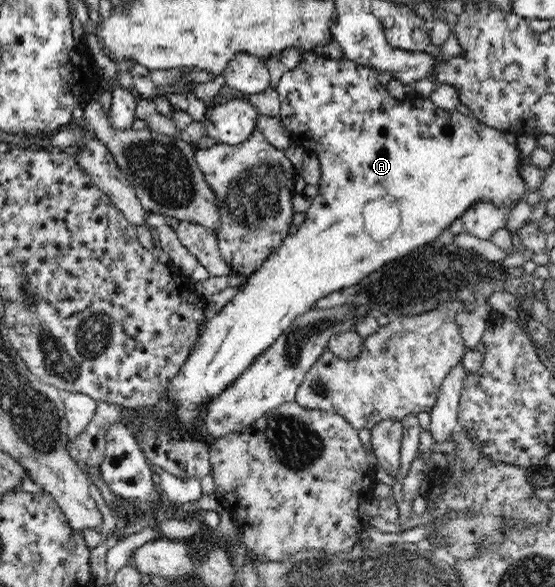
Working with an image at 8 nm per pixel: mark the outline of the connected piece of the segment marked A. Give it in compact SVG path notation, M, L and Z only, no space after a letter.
M311 52L303 53L299 64L295 68L291 70L283 69L283 74L276 87L281 102L280 119L283 126L288 128L291 141L295 140L297 146L301 146L306 152L317 155L321 168L321 179L318 185L319 194L313 198L309 210L305 213L306 218L298 227L297 232L287 236L279 249L275 250L274 254L269 255L265 262L250 275L246 285L214 318L206 321L206 326L199 334L191 354L181 366L179 372L175 374L175 378L171 378L169 388L165 388L167 389L167 398L175 400L175 404L179 406L177 416L173 416L173 422L177 420L175 426L181 432L189 434L195 428L195 416L199 414L199 404L207 404L207 402L210 404L215 397L222 393L222 390L225 390L229 385L233 385L235 380L250 367L250 364L290 328L295 318L299 318L299 316L315 308L319 298L323 298L323 296L327 296L335 290L358 284L365 276L372 275L376 270L390 263L391 260L396 260L428 243L434 242L447 230L446 228L453 220L461 218L463 214L470 210L471 206L478 205L479 202L491 202L496 208L506 209L509 206L515 206L520 199L524 199L527 183L523 181L523 176L521 176L521 170L523 170L522 156L520 156L517 146L519 134L514 134L513 131L499 130L498 127L487 126L473 115L463 115L456 109L443 110L435 106L432 100L421 100L421 97L413 98L413 102L407 102L407 106L403 106L403 102L397 102L395 97L389 96L385 85L377 79L377 75L378 72L374 69L359 65L345 56L339 59L329 59L321 53Z

